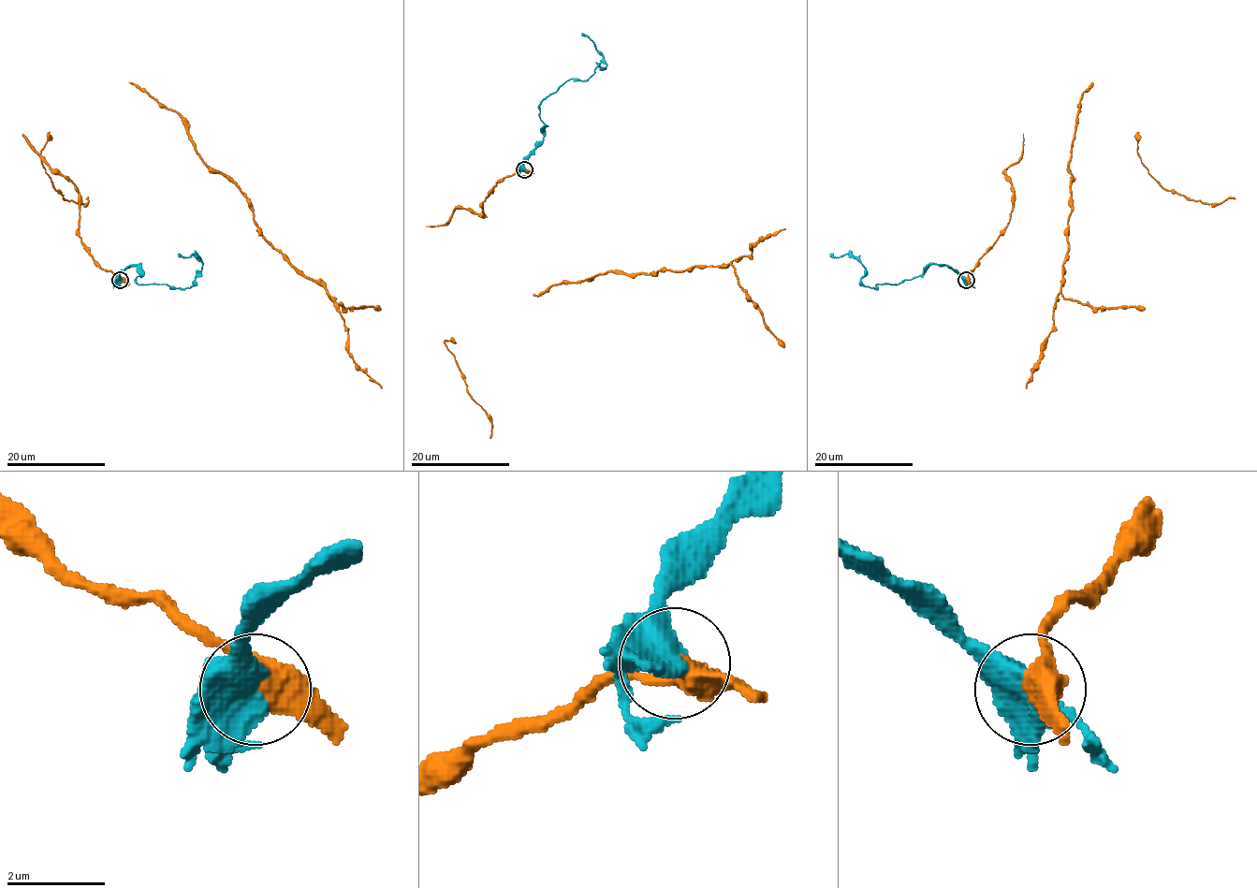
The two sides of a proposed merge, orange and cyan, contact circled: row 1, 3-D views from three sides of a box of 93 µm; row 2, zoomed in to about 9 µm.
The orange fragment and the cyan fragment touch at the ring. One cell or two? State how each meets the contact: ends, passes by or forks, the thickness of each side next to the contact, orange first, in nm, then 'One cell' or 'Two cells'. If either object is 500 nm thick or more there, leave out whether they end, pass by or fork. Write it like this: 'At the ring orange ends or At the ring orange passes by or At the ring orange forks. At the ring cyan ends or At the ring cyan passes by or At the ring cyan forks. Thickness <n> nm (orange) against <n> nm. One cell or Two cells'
Thickness 440 nm (orange) against 750 nm. Two cells

